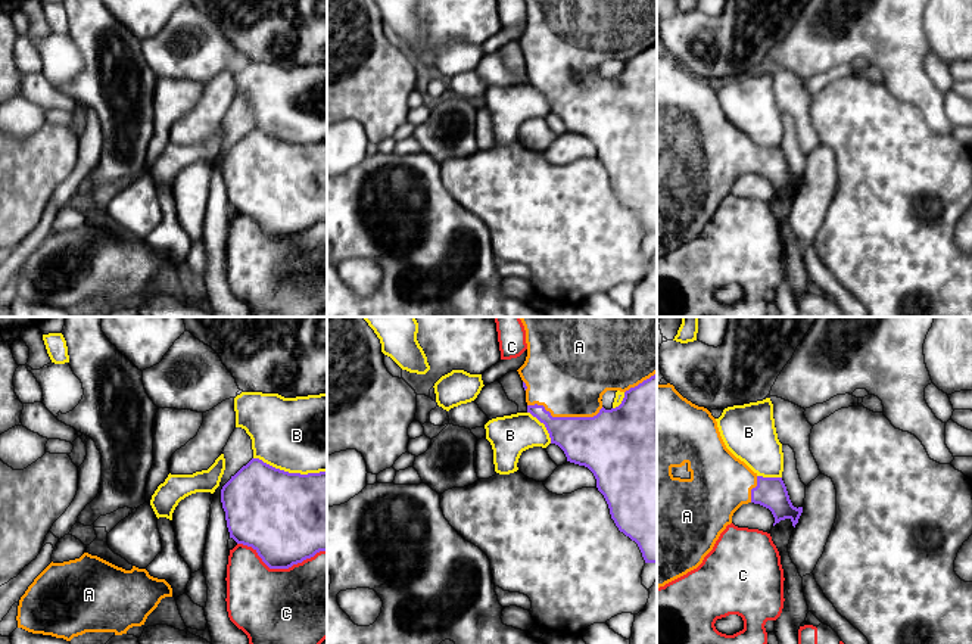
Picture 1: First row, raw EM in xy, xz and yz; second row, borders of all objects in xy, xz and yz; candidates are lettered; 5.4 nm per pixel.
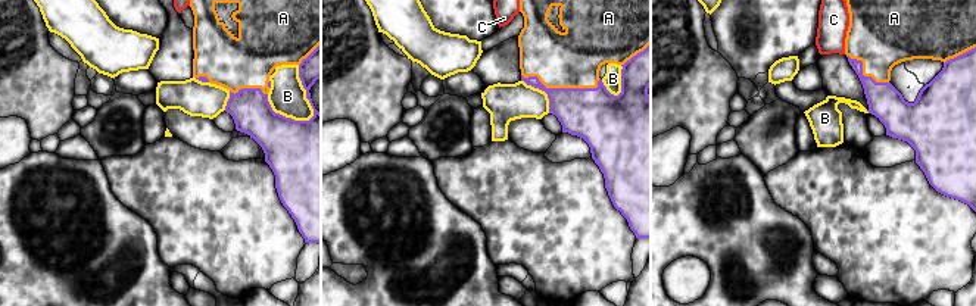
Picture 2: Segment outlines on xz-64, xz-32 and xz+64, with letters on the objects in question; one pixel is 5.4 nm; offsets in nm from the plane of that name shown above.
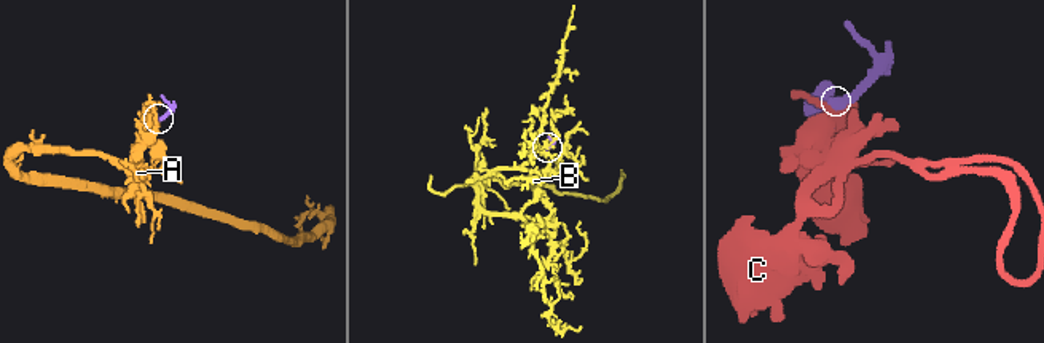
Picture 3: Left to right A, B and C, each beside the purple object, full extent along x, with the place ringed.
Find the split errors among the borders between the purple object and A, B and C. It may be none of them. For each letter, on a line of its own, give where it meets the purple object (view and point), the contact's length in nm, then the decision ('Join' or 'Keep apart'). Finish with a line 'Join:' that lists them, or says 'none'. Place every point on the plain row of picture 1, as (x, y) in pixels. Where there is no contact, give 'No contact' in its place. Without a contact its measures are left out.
A: Touches purple at xz (566, 87). Shared border 420 nm. Join
B: Touches purple at xy (290, 143). Shared border 400 nm. Keep apart
C: Touches purple at xy (282, 238). Shared border 500 nm. Keep apart
Join: A

